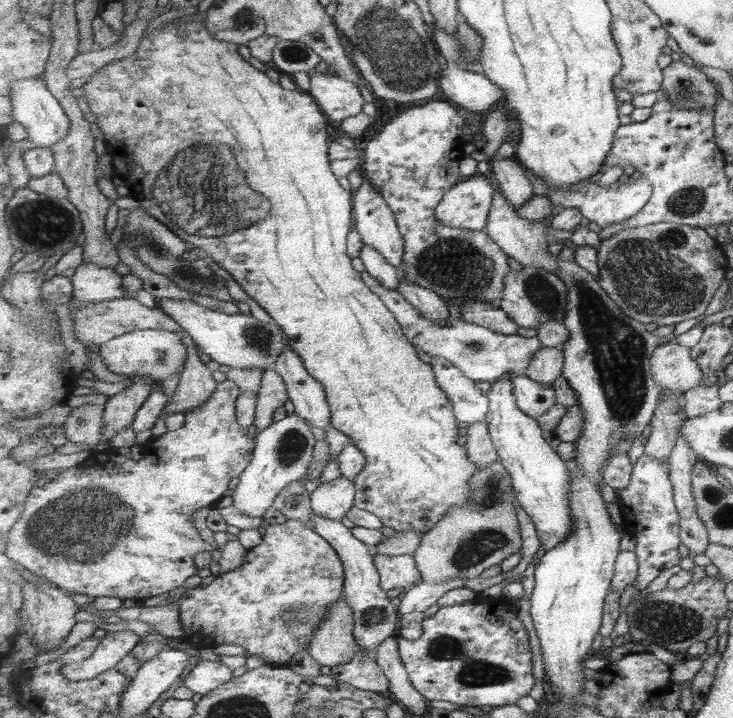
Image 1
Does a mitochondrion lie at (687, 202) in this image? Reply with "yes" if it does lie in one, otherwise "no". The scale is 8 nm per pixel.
yes

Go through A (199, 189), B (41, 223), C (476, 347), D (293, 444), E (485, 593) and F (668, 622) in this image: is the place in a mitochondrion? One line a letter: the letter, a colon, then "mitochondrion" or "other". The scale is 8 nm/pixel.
A: mitochondrion
B: mitochondrion
C: mitochondrion
D: mitochondrion
E: other
F: mitochondrion

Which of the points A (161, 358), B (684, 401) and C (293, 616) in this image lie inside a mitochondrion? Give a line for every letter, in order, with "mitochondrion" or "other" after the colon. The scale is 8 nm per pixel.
A: mitochondrion
B: other
C: mitochondrion

